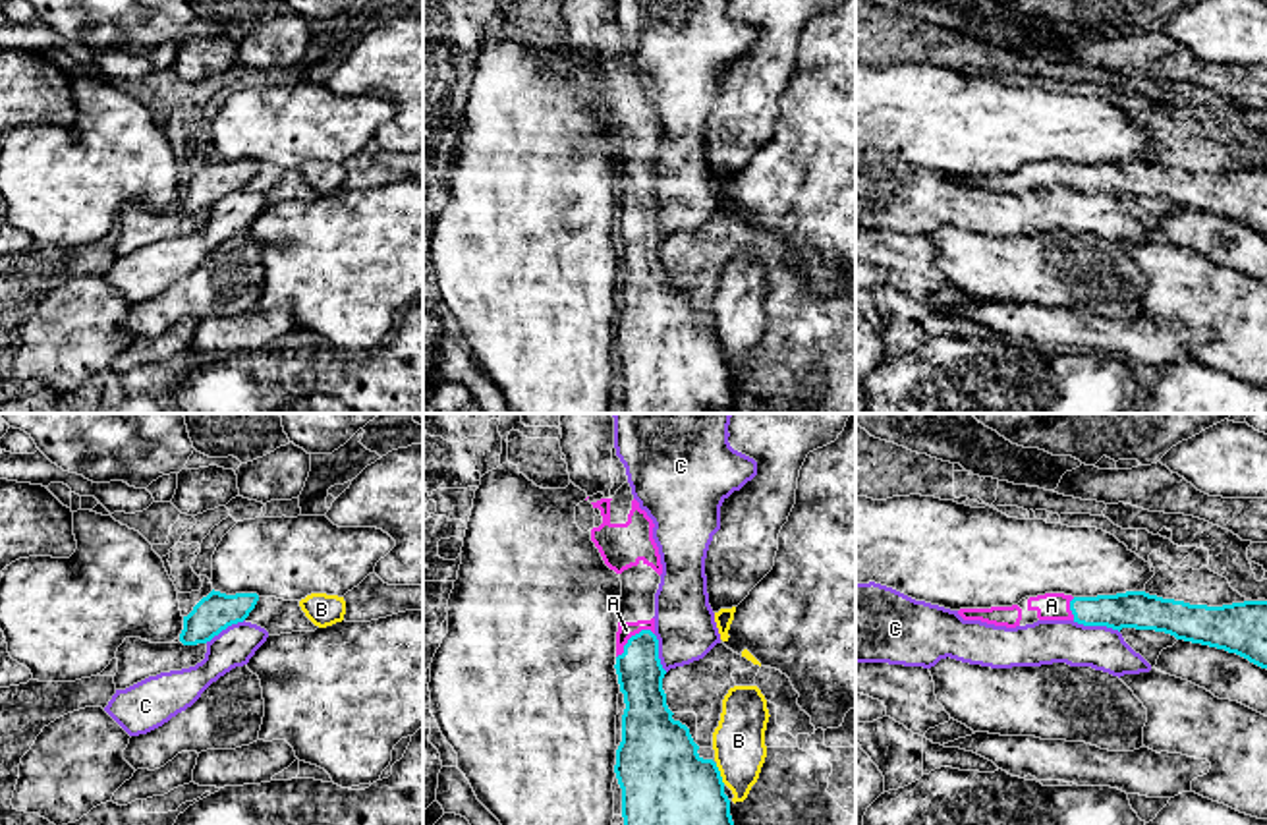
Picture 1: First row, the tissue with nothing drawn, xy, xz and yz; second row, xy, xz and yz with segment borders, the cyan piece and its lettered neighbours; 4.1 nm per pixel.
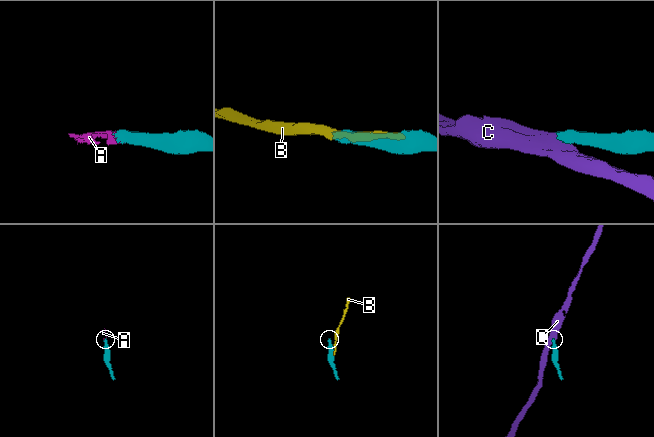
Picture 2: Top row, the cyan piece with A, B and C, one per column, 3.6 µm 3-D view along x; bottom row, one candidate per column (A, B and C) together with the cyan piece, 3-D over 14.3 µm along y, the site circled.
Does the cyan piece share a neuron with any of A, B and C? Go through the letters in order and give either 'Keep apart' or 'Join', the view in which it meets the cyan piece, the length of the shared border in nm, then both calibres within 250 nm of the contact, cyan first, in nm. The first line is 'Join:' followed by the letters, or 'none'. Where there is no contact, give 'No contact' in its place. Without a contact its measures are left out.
Join: A
A: Join. Touches cyan in xz. Shared border 190 nm. Thickness 190 nm (cyan) against 70 nm
B: Keep apart. Touches cyan in xz. Shared border 100 nm. Thickness 440 nm (cyan) against 220 nm
C: Keep apart. Touches cyan in yz. Shared border 200 nm. Thickness 160 nm (cyan) against 190 nm

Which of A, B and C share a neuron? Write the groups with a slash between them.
A / B / C

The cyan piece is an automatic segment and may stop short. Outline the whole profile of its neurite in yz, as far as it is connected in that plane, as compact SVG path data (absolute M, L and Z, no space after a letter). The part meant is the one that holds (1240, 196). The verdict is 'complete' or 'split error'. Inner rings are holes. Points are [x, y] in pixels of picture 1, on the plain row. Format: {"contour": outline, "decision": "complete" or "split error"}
{"contour": "M1145 158L1072 164L1045 160L1026 164L1012 174L960 176L964 187L995 193L1026 193L1037 187L1074 187L1112 197L1155 197L1176 207L1236 220L1267 236L1267 168L1244 168L1223 174L1190 172Z", "decision": "split error"}

